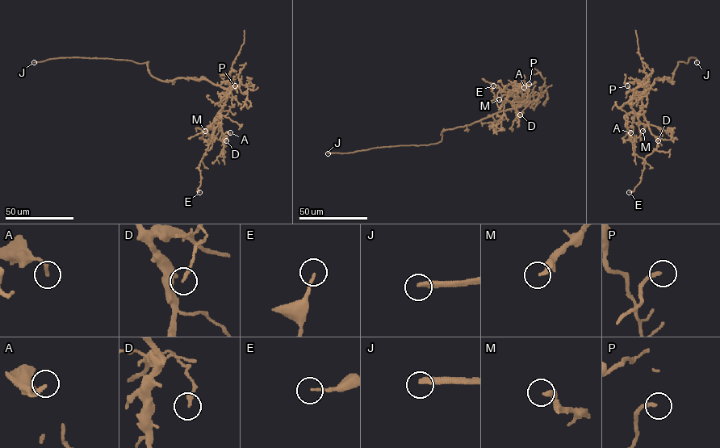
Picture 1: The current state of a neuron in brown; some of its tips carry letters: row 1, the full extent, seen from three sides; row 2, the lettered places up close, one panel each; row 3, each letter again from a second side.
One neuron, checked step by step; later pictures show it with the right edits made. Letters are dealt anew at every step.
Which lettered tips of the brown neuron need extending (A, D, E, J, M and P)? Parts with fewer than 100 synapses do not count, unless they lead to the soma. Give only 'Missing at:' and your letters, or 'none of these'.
Missing at: J, M

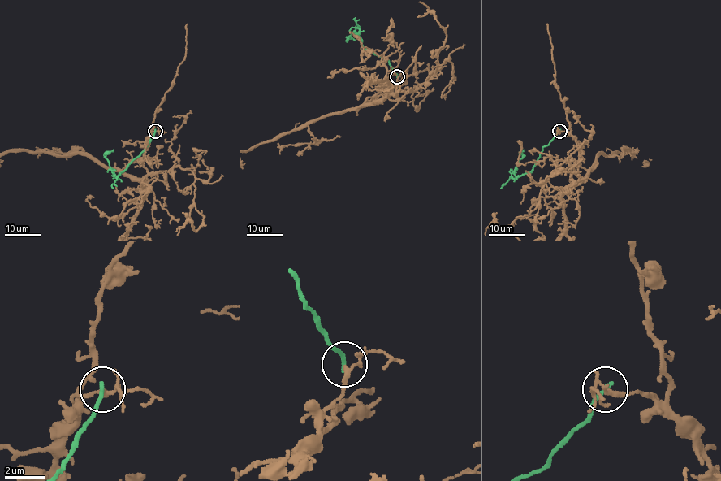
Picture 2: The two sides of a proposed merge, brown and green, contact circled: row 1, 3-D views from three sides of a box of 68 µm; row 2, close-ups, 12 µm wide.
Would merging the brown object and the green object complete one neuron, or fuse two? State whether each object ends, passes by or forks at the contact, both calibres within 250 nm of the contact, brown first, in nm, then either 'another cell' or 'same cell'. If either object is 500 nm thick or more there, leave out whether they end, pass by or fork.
brown passes by; green ends there; 190 nm thick on the brown side, 220 nm on the other; another cell

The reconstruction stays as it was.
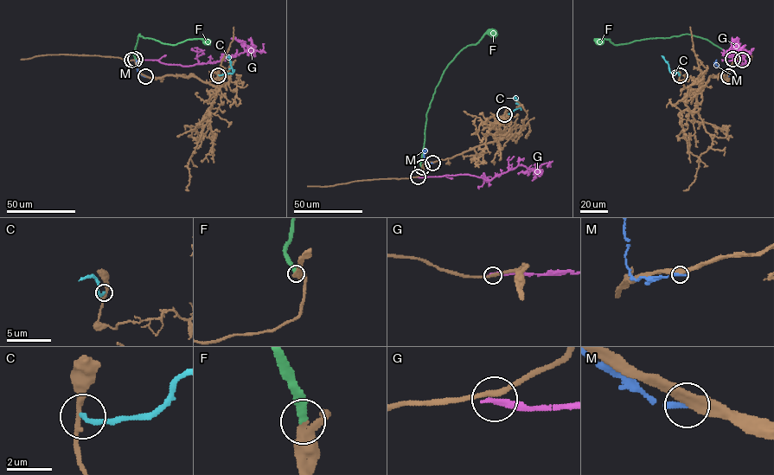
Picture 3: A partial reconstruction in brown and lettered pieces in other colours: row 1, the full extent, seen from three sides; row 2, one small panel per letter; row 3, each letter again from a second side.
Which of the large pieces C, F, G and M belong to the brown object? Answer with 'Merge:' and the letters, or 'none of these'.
Merge: F

